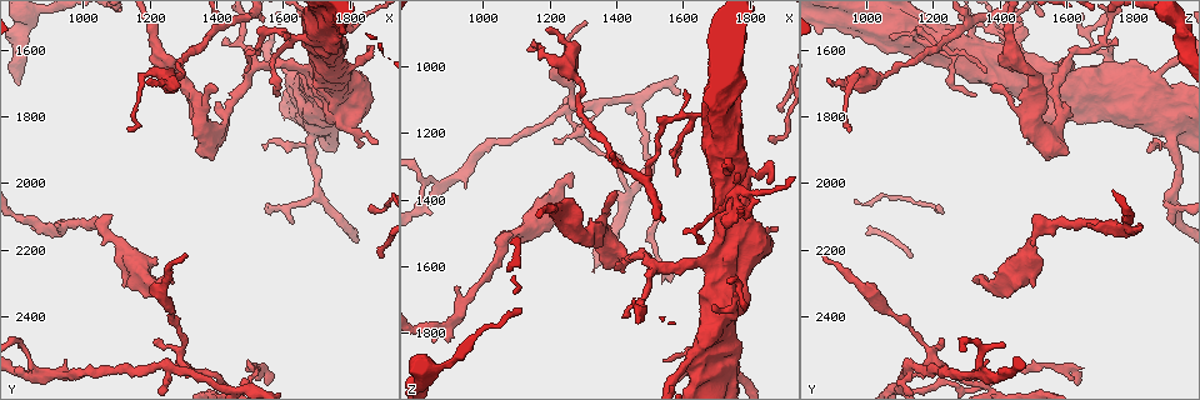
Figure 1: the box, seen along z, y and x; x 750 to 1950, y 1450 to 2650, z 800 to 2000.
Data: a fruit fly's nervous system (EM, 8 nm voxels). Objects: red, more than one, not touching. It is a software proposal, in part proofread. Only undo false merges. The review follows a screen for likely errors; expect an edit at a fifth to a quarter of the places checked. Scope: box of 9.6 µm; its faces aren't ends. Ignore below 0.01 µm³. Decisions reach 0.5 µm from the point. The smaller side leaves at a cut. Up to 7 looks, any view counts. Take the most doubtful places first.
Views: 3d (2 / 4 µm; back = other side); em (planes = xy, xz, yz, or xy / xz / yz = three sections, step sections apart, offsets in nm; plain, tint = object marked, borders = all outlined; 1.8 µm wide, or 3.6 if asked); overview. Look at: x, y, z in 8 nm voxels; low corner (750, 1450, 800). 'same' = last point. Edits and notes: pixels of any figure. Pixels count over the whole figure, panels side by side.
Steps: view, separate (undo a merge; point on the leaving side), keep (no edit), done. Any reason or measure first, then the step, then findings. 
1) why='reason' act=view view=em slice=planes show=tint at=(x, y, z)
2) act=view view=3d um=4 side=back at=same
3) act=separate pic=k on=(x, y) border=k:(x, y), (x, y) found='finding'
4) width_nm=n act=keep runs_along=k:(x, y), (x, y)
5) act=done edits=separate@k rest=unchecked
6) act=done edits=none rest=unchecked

why='sharp bend' act=view view=3d um=2 side=back at=(1290, 2550, 1190)

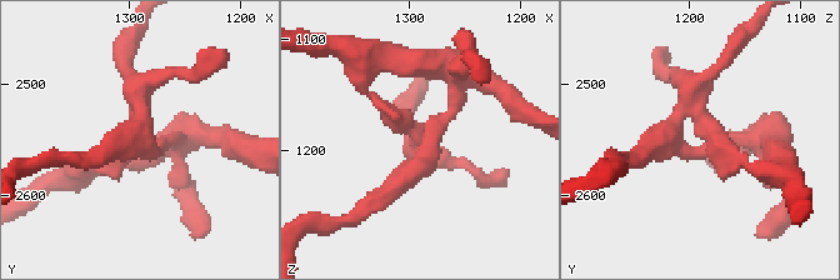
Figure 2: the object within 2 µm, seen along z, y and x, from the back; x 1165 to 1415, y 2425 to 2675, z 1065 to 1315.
act=view view=em slice=yz step=8 show=tint at=(1292, 2544, 1178)

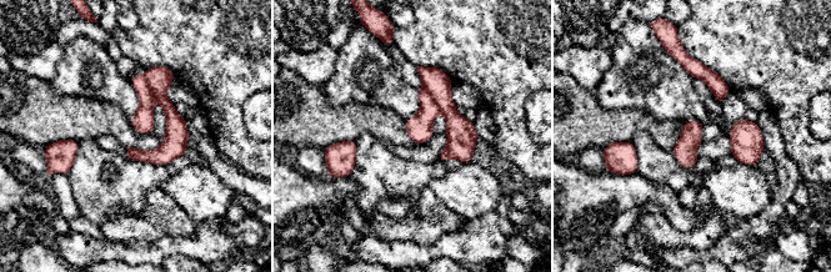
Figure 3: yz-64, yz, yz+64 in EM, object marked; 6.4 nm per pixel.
act=separate pic=3 on=(436, 82) part_leaving=3:(420, 69), (439, 87), (467, 159) found='a second neuron is stuck on'

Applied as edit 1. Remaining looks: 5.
why='redraw' act=view view=overview

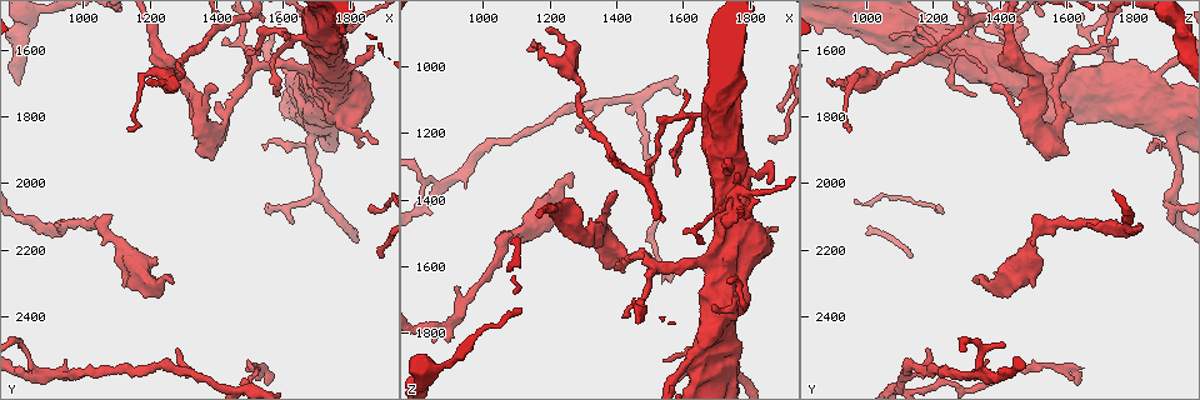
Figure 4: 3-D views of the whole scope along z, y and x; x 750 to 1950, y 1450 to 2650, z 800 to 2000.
why='calibre changes' act=view view=3d um=2 at=(1220, 2300, 1390)

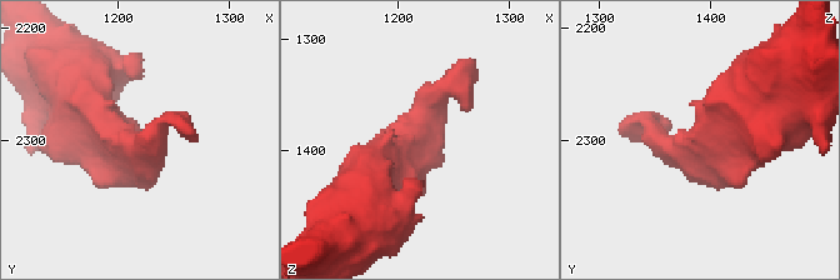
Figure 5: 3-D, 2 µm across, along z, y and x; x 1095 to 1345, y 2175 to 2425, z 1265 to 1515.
why='need the tissue' act=view view=em slice=xy step=4 show=plain at=(1216, 2304, 1384)

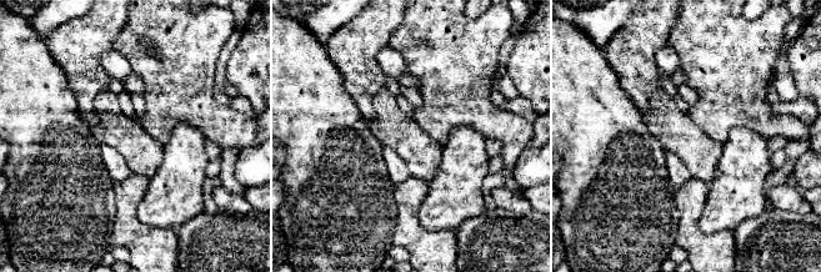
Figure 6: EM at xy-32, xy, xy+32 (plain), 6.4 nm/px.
act=view view=em slice=xy step=4 show=tint at=same

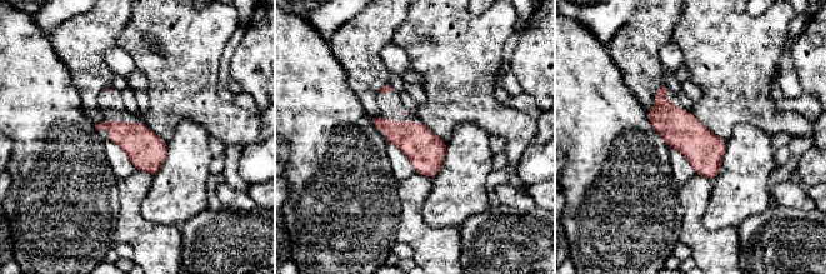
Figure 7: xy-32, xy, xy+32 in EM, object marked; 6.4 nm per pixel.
act=keep runs_along=7:(661, 89), (660, 108), (711, 175) found='continuous, no second neuron'

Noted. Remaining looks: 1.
act=done edits=separate@3 rest=unchecked

